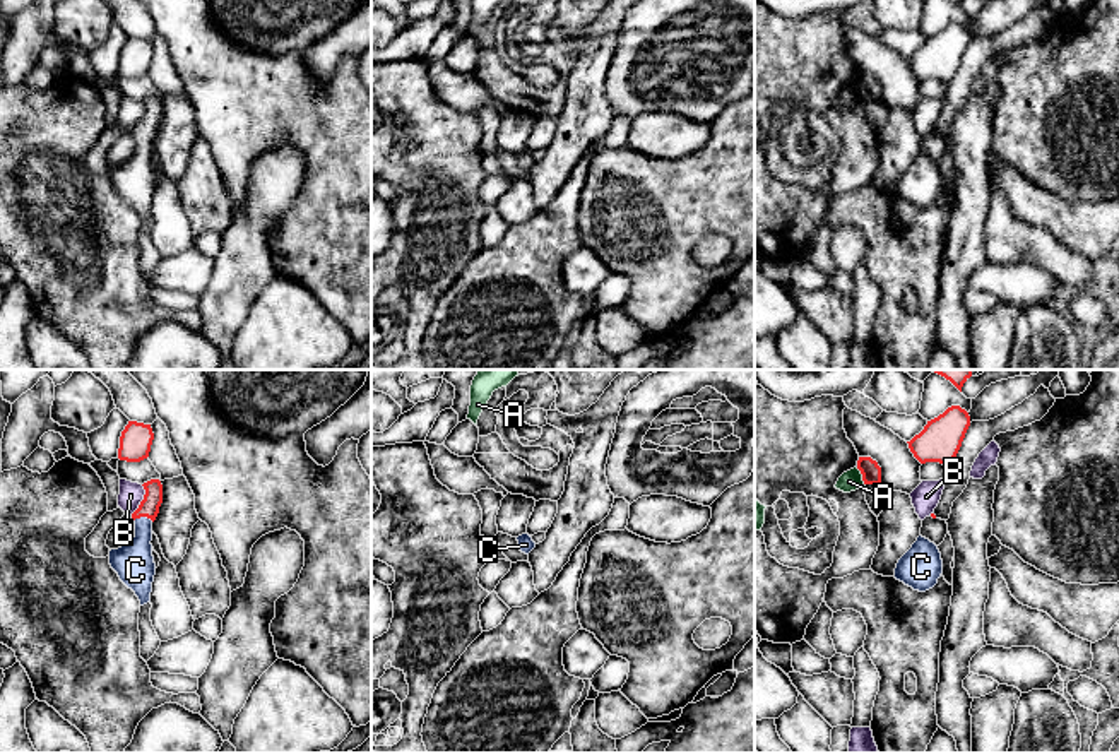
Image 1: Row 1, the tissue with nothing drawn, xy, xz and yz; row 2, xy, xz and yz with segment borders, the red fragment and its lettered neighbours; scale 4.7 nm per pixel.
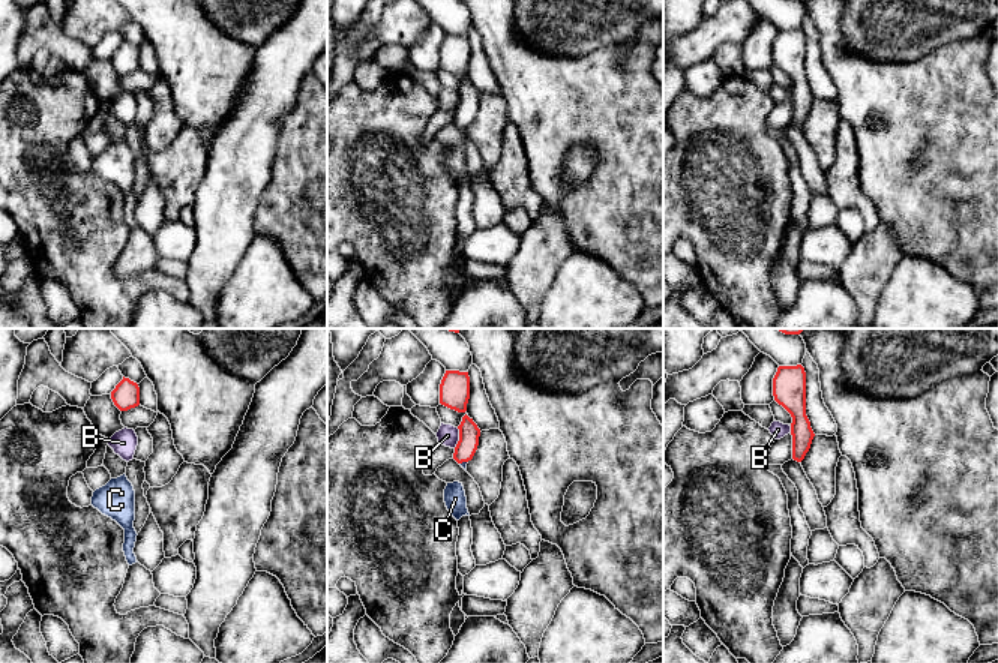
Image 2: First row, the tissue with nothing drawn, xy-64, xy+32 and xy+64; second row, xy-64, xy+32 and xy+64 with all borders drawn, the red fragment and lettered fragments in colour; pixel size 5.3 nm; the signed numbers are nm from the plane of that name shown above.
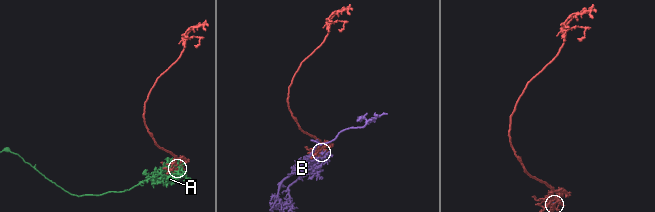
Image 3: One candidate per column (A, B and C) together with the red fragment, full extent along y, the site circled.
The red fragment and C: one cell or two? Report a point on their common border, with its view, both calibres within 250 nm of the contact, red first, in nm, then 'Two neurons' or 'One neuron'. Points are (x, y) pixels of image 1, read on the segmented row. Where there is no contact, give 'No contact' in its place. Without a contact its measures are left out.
Touches red at xy (144, 515). Thickness 100 nm (red) against 190 nm. One neuron

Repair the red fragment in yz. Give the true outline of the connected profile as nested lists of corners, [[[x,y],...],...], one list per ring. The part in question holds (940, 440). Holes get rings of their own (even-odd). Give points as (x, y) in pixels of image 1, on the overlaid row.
[[[951,406],[938,418],[927,421],[924,430],[907,443],[921,464],[939,462],[950,467],[962,447],[968,426],[968,412],[960,406]]]

